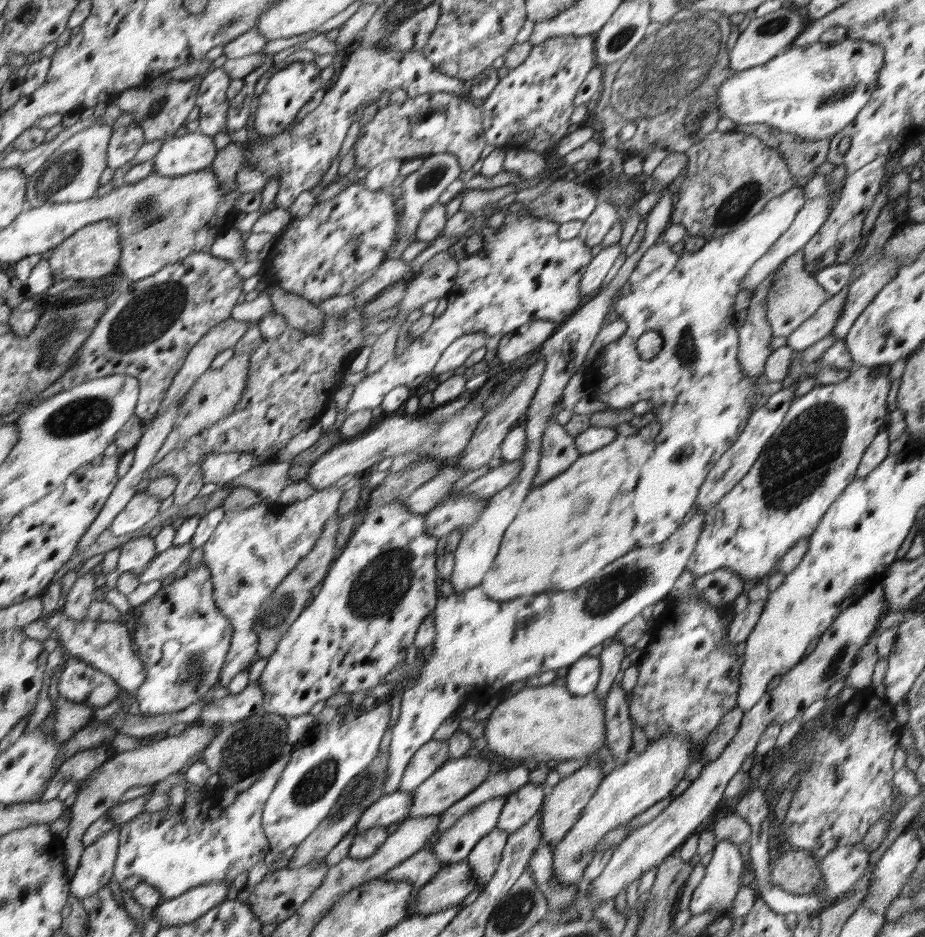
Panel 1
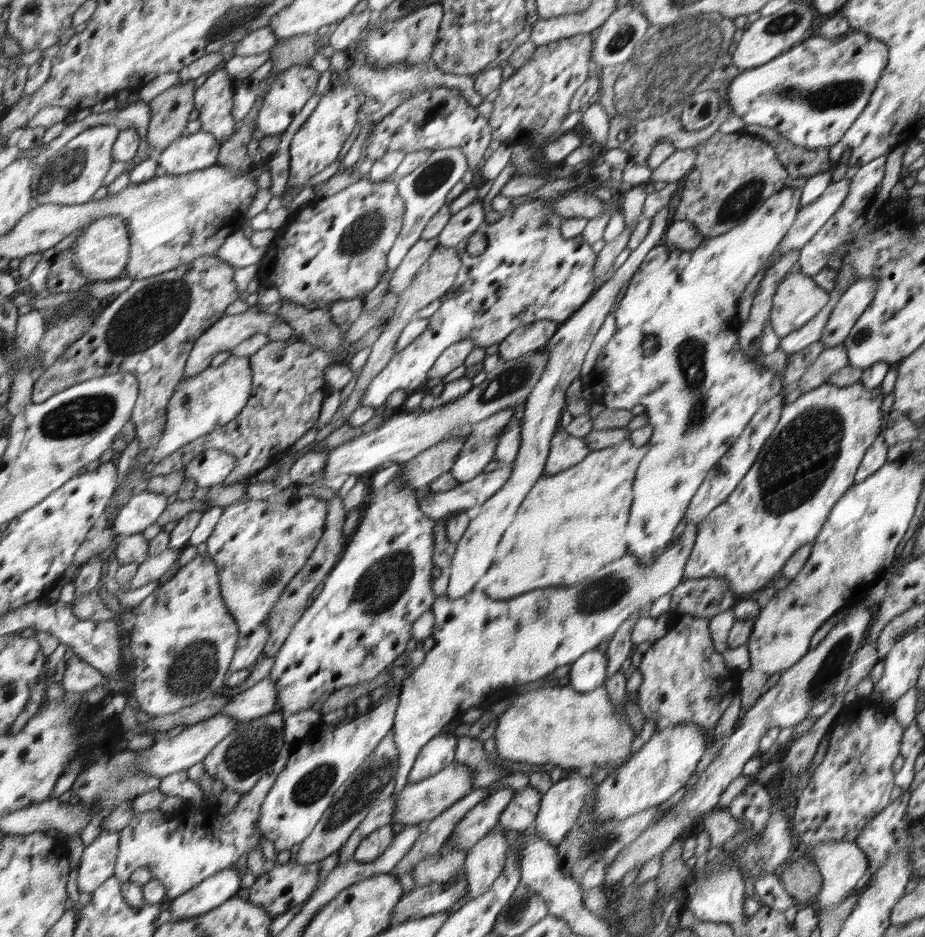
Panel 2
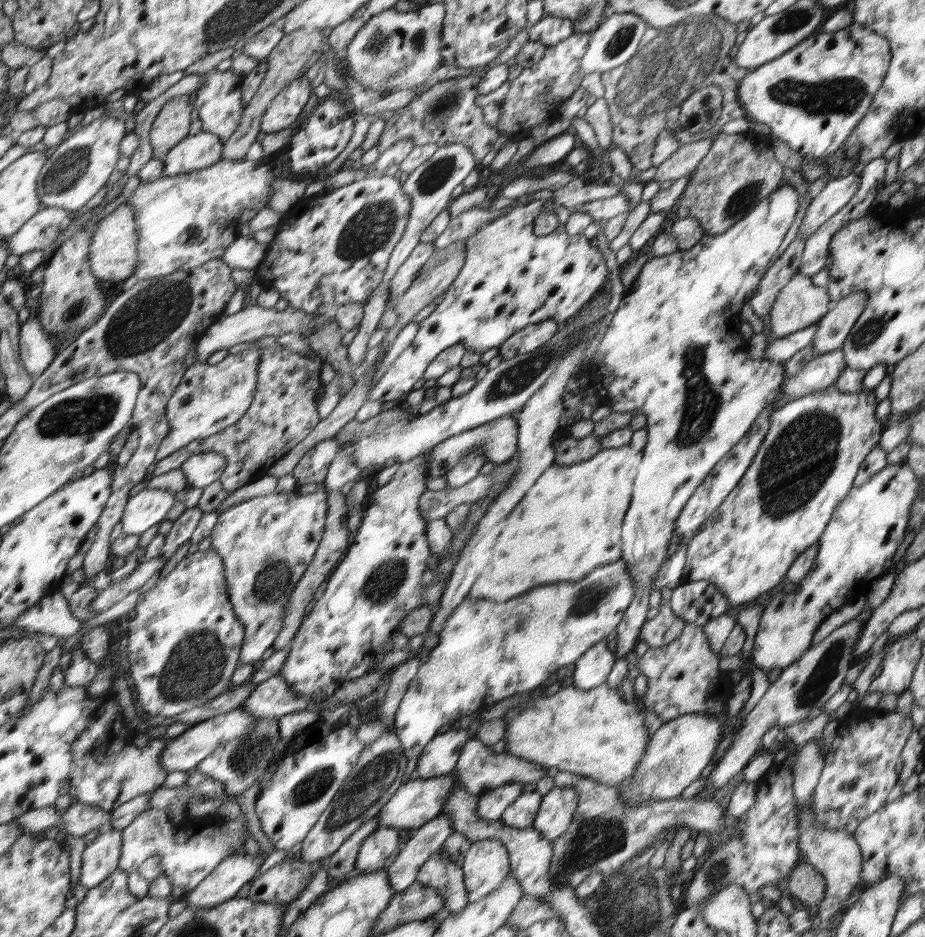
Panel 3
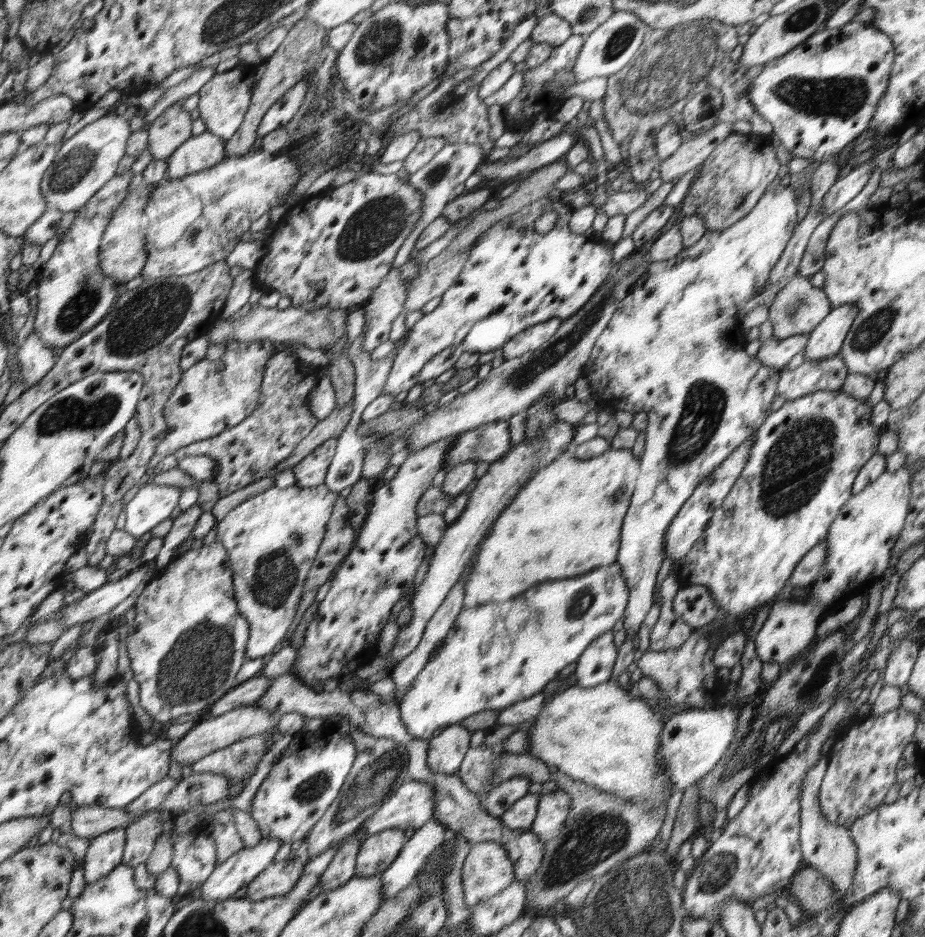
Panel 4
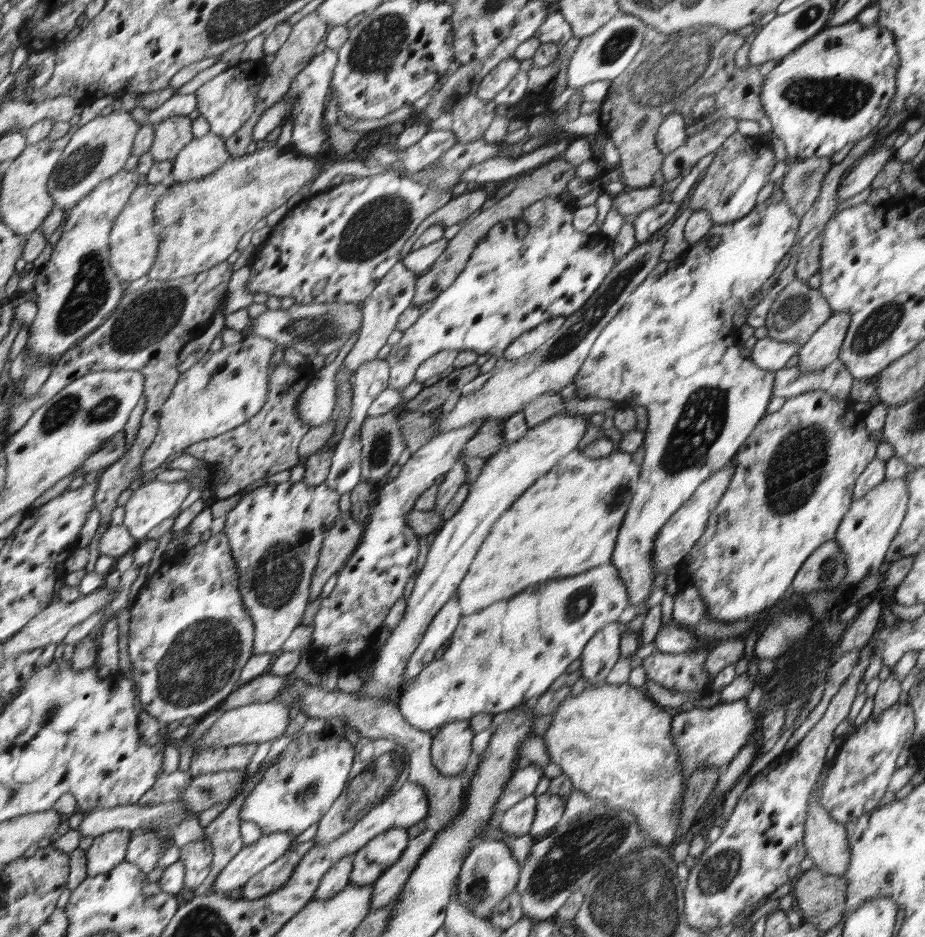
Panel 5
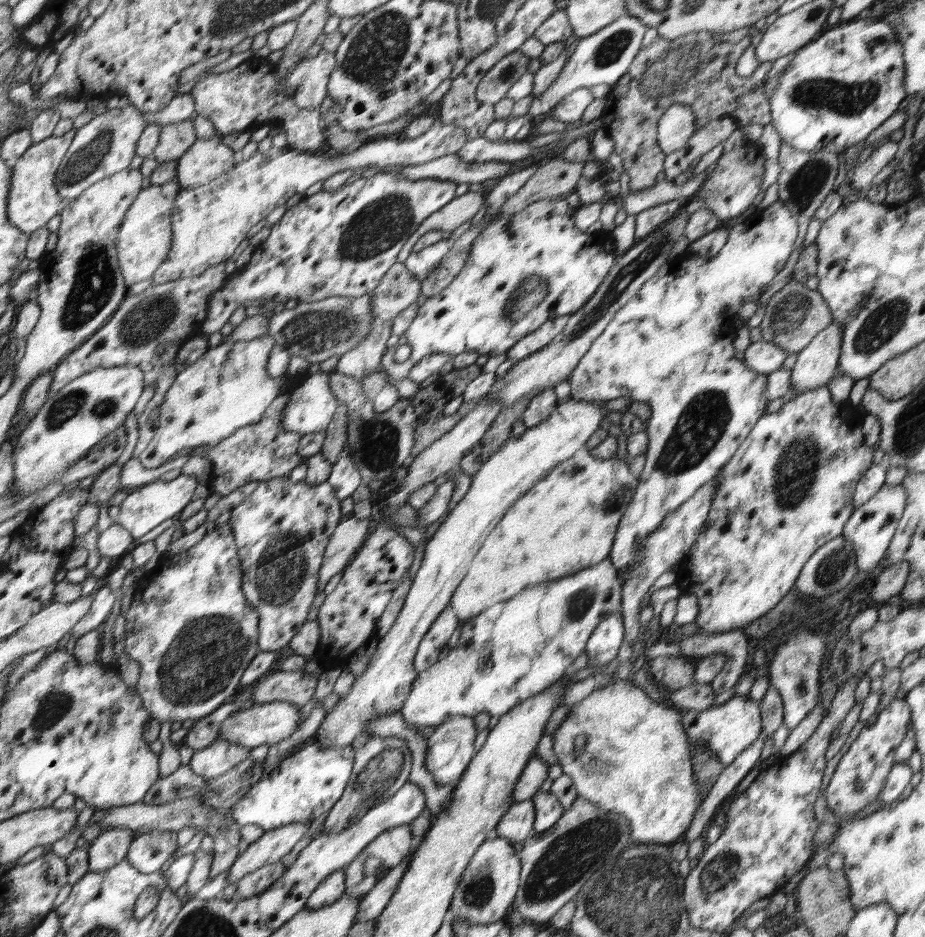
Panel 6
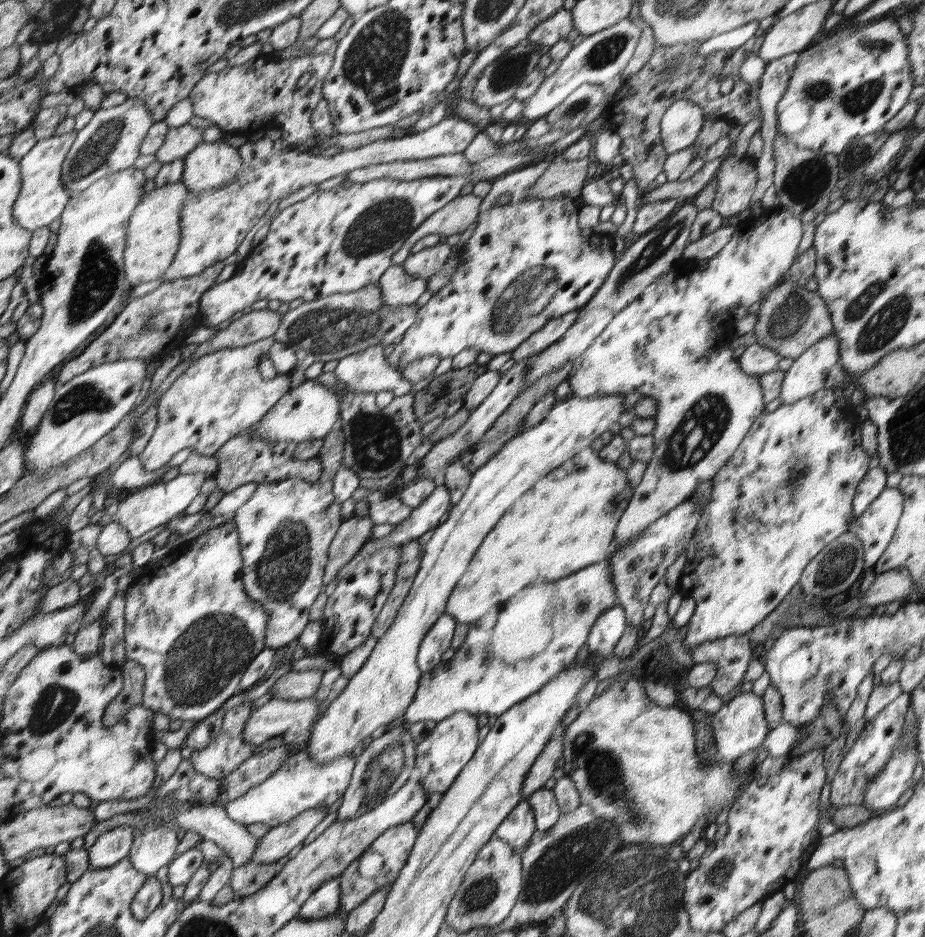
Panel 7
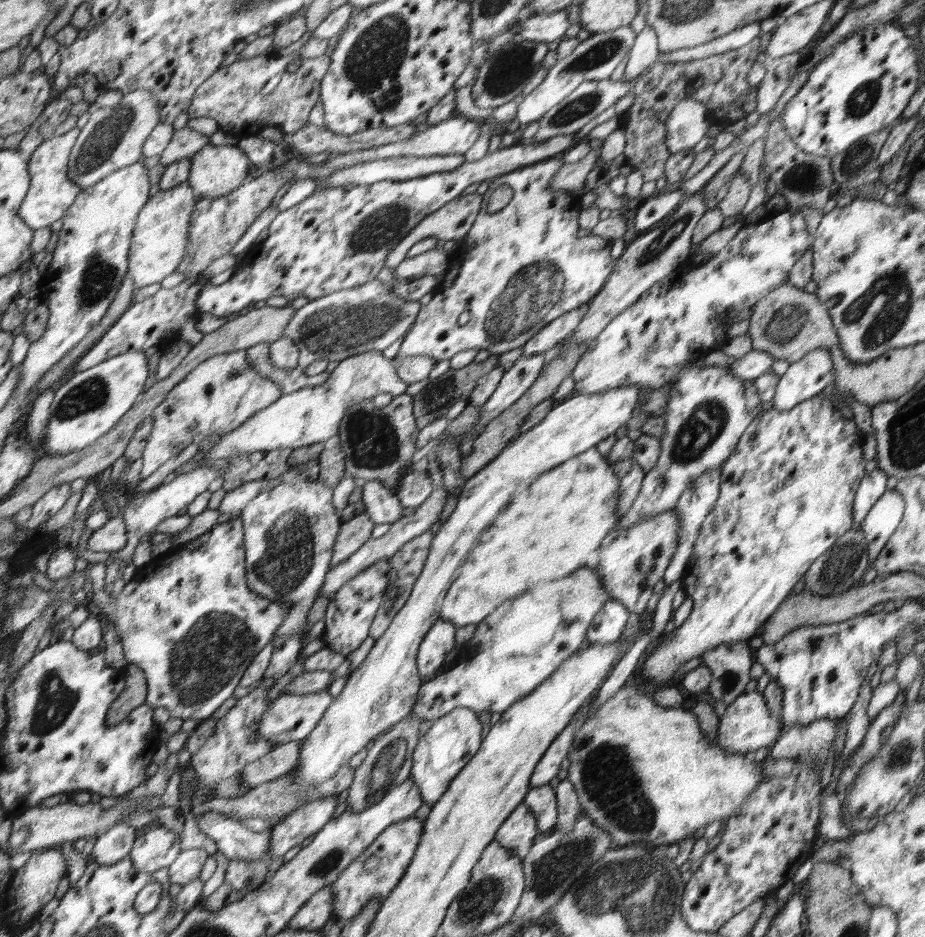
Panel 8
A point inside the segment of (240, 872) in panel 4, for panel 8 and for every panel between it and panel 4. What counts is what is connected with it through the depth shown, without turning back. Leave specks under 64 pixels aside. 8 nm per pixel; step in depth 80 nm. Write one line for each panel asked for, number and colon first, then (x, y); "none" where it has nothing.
5: (252, 859)
6: (273, 845)
7: (279, 841)
8: (301, 824)

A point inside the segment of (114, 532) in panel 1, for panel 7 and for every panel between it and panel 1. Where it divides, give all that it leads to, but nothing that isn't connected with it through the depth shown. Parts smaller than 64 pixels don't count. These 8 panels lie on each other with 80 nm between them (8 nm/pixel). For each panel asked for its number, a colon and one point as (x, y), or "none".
2: (142, 510)
3: (148, 507)
4: (152, 504)
5: (155, 501)
6: (142, 510)
7: (153, 505)

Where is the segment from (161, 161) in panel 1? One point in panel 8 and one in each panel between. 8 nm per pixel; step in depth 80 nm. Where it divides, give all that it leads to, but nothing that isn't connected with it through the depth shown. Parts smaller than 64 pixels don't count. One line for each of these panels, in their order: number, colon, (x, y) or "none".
2: (191, 152)
3: (199, 151)
4: (198, 153)
5: (200, 157)
6: (204, 161)
7: (210, 165)
8: (216, 171)

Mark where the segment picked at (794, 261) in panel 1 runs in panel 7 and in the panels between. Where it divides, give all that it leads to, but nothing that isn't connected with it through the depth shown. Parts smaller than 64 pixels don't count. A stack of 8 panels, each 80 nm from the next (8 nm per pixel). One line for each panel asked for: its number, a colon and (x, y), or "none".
2: (798, 299)
3: (800, 303)
4: (799, 307)
5: (799, 310)
6: (795, 314)
7: (791, 319)

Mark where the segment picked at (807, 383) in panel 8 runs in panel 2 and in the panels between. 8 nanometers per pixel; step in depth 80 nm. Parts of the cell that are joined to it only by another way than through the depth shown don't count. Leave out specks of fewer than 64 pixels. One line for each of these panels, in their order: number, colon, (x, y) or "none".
2: (852, 304)
3: (835, 326)
4: (826, 340)
5: (824, 347)
6: (816, 365)
7: (818, 368)

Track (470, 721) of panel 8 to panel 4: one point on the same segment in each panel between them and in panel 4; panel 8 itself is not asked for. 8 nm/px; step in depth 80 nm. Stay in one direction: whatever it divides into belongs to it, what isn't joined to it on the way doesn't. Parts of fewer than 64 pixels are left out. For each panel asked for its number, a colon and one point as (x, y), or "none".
4: (446, 753)
5: (451, 747)
6: (450, 748)
7: (450, 745)

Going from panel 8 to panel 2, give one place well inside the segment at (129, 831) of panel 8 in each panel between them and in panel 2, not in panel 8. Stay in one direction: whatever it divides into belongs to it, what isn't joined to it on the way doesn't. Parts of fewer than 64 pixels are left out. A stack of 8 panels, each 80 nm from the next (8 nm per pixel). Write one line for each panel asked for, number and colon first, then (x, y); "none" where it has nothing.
2: (99, 863)
3: (102, 857)
4: (106, 852)
5: (108, 851)
6: (111, 848)
7: (113, 846)

